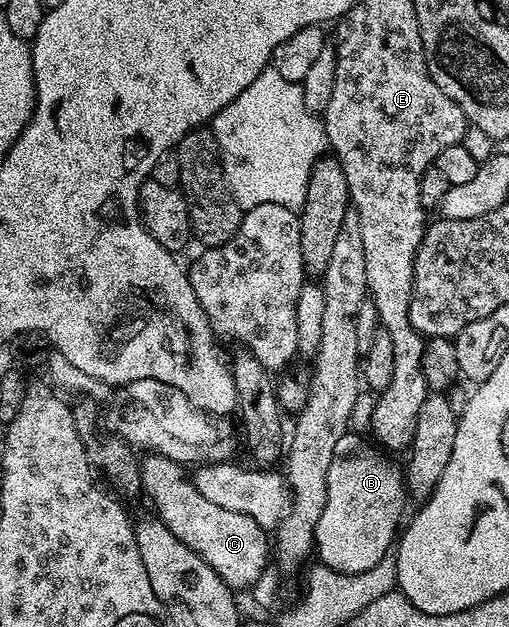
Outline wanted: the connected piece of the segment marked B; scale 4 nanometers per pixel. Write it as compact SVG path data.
M346 433L335 445L337 456L331 461L331 469L327 473L327 505L323 509L323 517L319 517L313 538L319 563L341 574L363 573L390 554L403 523L401 514L405 511L405 499L407 500L402 468L397 468L389 460L392 458L378 450L372 442L364 443L359 436L353 434Z

